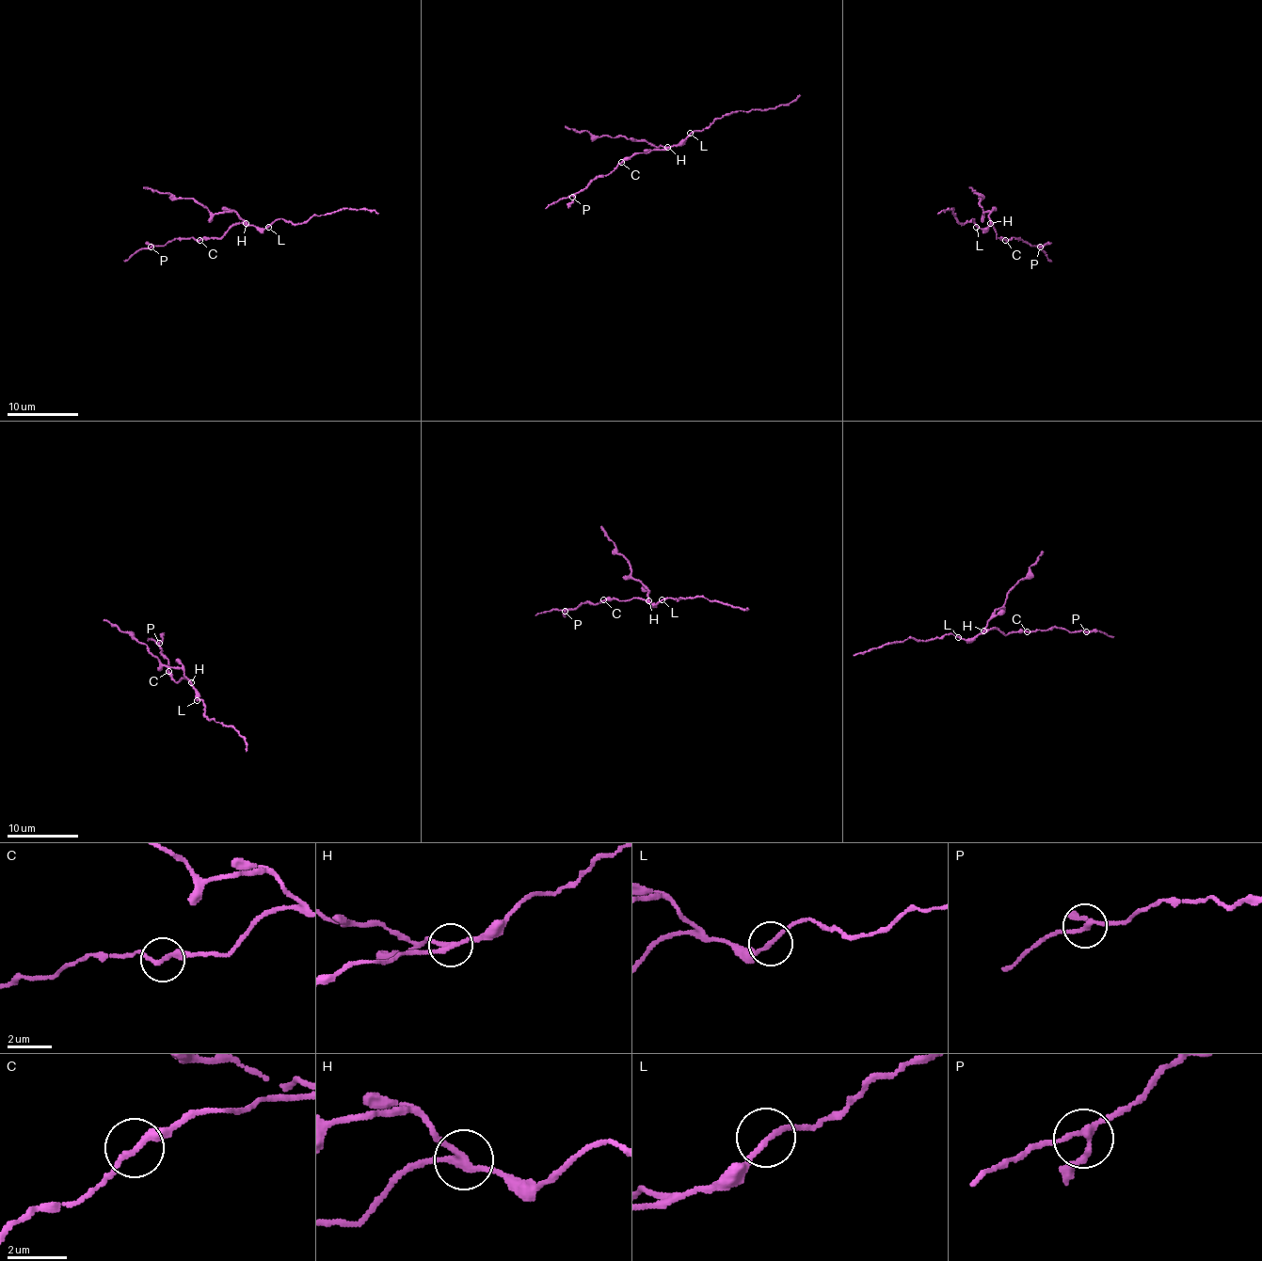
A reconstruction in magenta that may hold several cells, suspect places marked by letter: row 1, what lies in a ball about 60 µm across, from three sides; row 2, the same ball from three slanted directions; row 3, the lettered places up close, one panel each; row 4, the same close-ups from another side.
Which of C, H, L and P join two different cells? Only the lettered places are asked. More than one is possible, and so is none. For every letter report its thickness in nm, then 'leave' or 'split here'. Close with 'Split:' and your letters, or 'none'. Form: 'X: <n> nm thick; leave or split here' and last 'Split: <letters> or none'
C: 220 nm thick; leave
H: 200 nm thick; split here
L: 160 nm thick; leave
P: 190 nm thick; leave
Split: H

